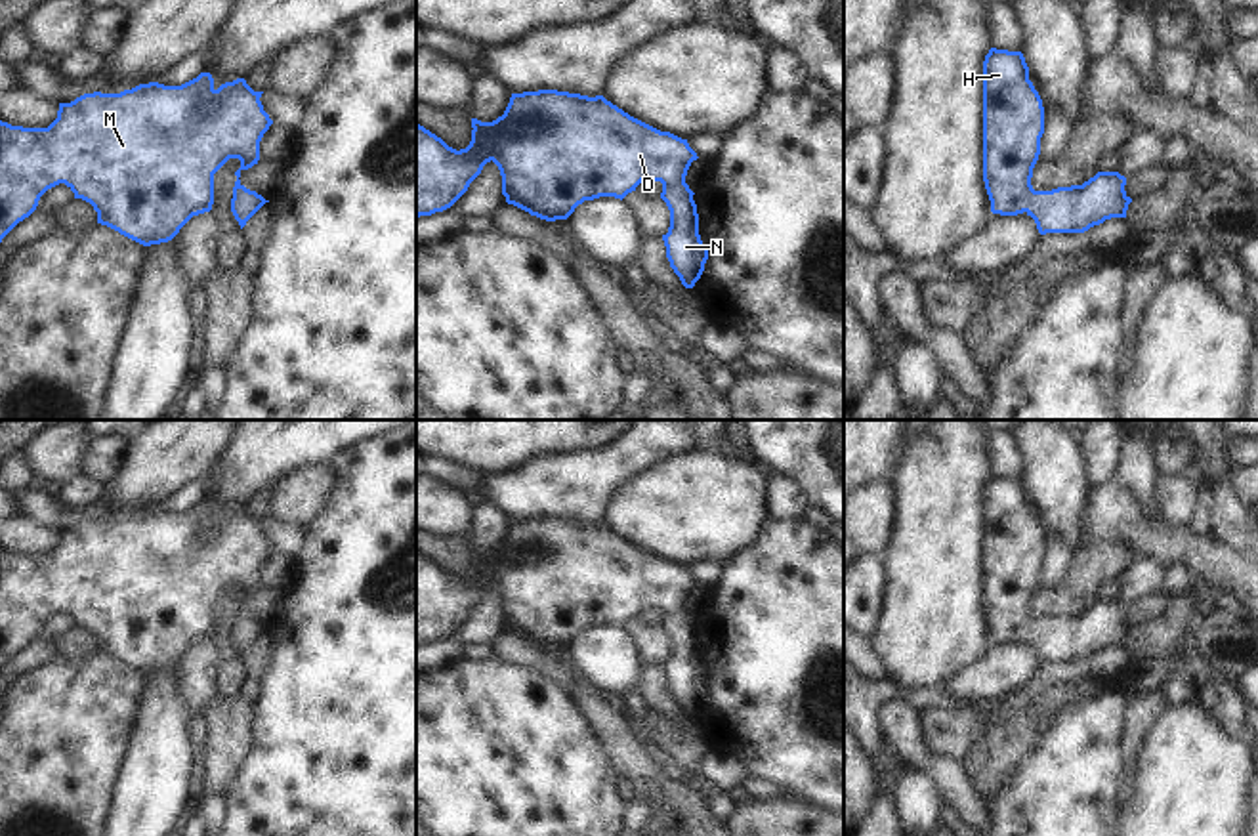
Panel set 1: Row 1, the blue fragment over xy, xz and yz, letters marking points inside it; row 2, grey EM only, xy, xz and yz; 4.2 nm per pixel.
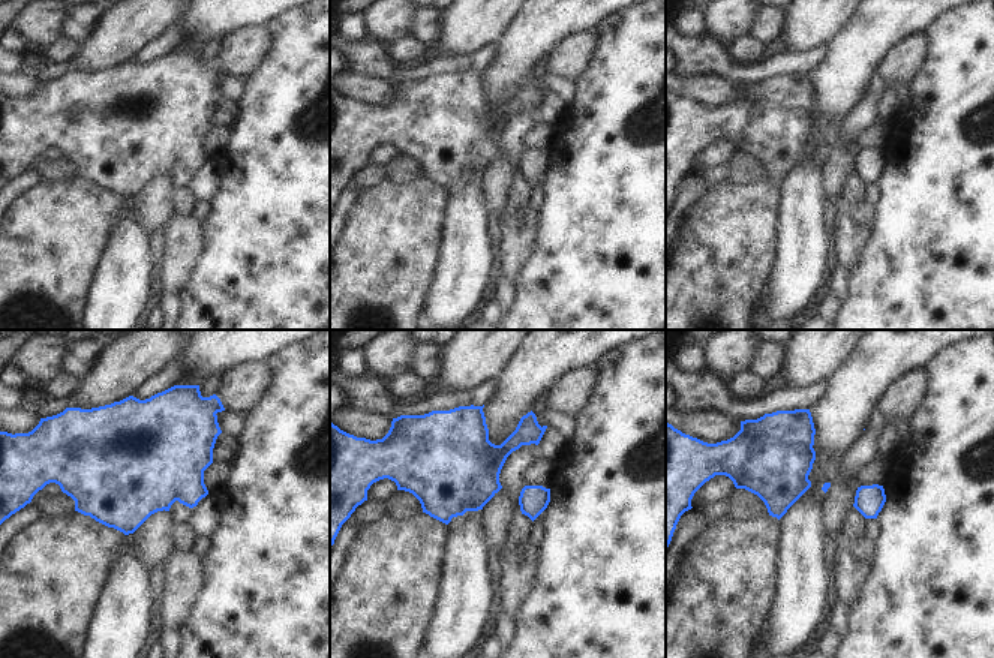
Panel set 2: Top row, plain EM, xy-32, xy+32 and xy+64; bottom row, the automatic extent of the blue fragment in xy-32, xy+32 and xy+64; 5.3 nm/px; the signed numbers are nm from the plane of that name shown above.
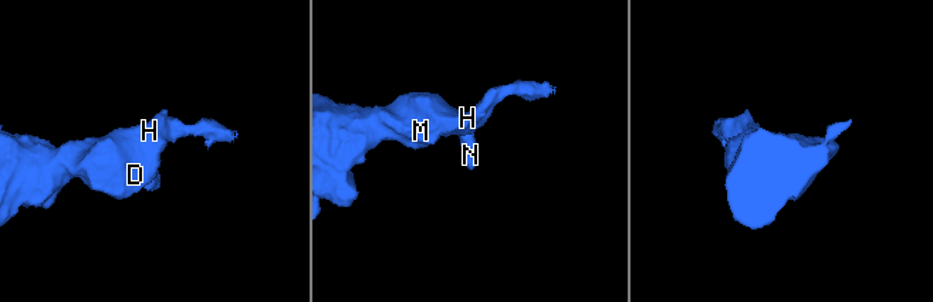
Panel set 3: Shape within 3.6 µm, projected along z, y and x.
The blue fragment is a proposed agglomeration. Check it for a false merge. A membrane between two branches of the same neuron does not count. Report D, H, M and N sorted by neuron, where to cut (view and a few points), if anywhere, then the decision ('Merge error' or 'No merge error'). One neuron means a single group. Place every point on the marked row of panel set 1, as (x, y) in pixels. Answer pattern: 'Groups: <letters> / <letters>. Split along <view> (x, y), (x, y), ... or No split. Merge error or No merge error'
Groups: D H M N. No split. No merge error

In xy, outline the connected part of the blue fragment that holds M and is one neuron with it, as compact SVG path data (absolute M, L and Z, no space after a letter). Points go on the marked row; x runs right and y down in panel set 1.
M210 73L181 86L158 82L139 84L120 94L84 94L71 103L59 103L57 118L48 128L23 128L0 120L0 242L25 218L29 218L40 197L65 183L74 199L82 199L97 212L97 223L143 244L172 240L193 218L212 210L214 174L229 160L239 158L235 172L231 212L241 229L269 200L241 183L241 172L260 160L260 141L273 120L260 101L263 92L254 92L244 78L214 88Z

